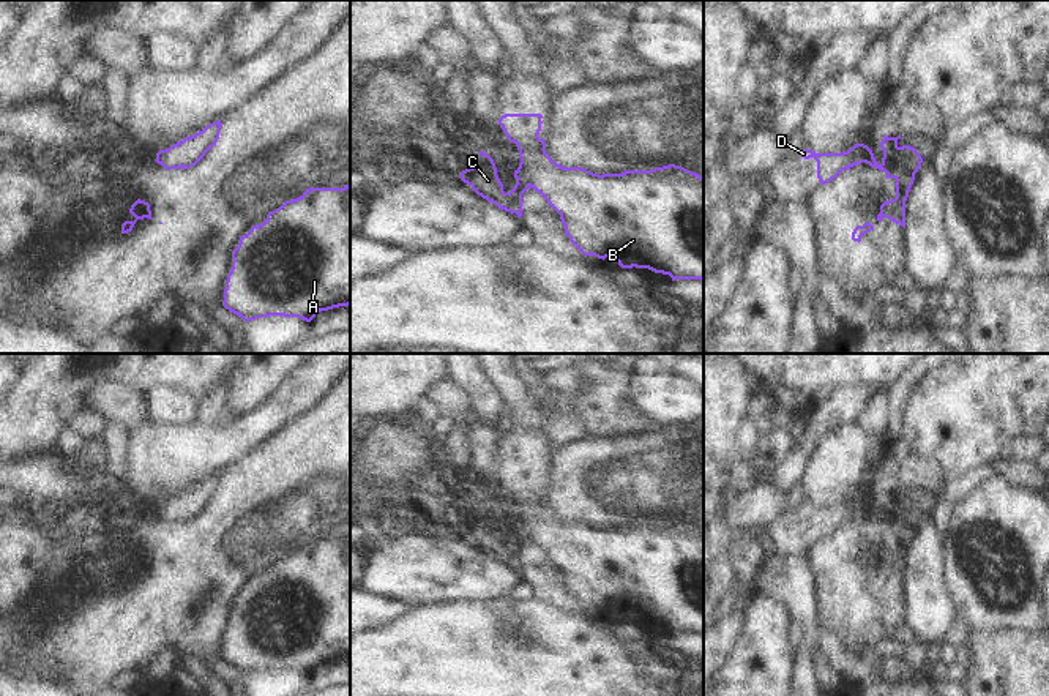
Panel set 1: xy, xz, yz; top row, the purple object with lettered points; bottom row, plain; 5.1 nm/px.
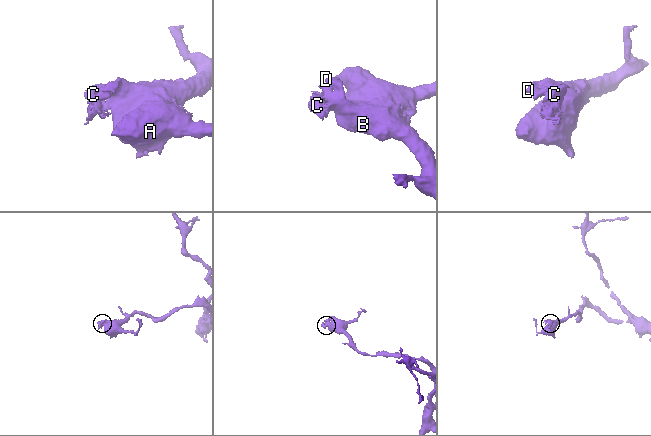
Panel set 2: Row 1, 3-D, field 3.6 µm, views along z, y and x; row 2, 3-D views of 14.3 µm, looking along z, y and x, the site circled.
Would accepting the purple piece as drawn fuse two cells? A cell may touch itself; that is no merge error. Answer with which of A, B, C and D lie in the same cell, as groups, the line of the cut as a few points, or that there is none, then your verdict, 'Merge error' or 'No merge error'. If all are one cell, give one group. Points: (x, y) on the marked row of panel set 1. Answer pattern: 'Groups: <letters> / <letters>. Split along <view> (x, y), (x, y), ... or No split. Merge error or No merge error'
Groups: A B D / C. Split along xz (516, 142), (533, 147), (521, 158), (529, 185). Merge error.

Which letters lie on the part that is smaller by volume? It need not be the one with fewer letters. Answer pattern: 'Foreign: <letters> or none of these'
Foreign: C

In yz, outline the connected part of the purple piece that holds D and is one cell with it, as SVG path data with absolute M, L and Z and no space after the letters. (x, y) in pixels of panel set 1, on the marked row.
M803 148L800 156L804 159L814 158L817 161L817 178L820 185L830 183L852 163L852 155L849 152L816 153L812 150Z

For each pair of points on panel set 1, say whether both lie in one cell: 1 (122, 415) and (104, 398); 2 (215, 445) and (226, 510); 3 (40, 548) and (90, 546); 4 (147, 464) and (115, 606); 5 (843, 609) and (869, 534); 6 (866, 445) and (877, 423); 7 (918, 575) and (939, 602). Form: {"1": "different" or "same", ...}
{"1": "same", "2": "different", "3": "different", "4": "different", "5": "same", "6": "different", "7": "same"}

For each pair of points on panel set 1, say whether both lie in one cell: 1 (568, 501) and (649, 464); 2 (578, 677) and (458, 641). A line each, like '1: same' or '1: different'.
1: same
2: same

